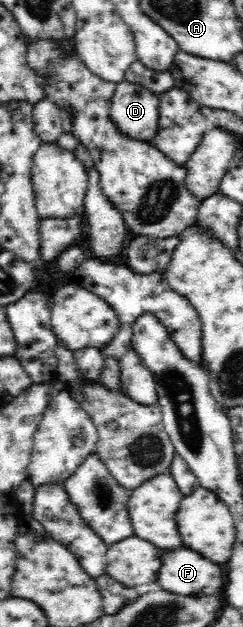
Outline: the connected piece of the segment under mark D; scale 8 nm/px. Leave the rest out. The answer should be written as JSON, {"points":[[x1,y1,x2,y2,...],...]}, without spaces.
{"points":[[137,82,116,84,110,101,110,118,120,133,154,145,160,121,159,95]]}

